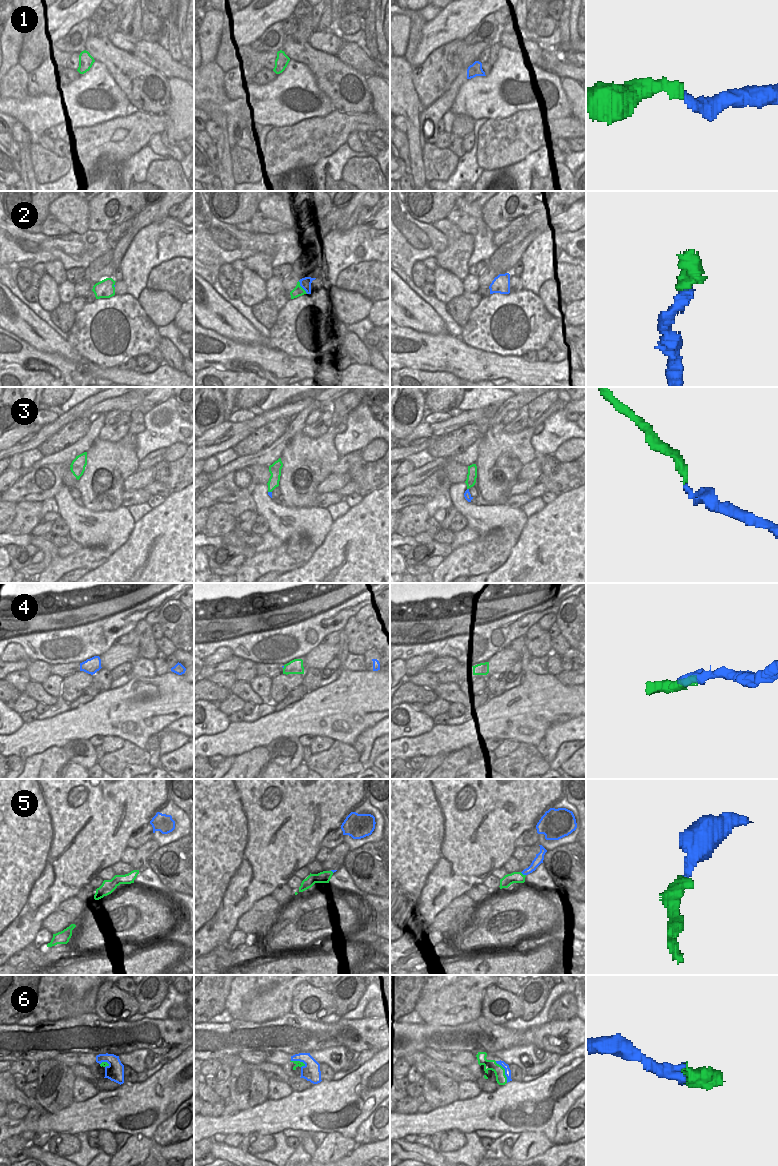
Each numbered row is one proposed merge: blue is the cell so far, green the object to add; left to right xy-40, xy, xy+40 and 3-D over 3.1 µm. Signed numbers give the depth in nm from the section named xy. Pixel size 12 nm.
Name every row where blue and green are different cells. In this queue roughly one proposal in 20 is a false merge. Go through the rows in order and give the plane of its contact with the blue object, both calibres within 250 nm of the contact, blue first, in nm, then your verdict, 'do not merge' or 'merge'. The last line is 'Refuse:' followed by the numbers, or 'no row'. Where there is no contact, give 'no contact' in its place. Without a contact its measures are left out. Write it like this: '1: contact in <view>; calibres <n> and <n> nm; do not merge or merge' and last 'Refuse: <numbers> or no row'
1: no contact; merge
2: contact in xy; calibres 140 and 120 nm; merge
3: contact in xy; calibres 50 and 130 nm; merge
4: no contact; merge
5: contact in xy+40; calibres 100 and 140 nm; merge
6: contact in xy+40; calibres 70 and 130 nm; merge
Refuse: no row

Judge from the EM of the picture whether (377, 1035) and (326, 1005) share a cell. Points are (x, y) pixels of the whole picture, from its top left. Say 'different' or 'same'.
different

